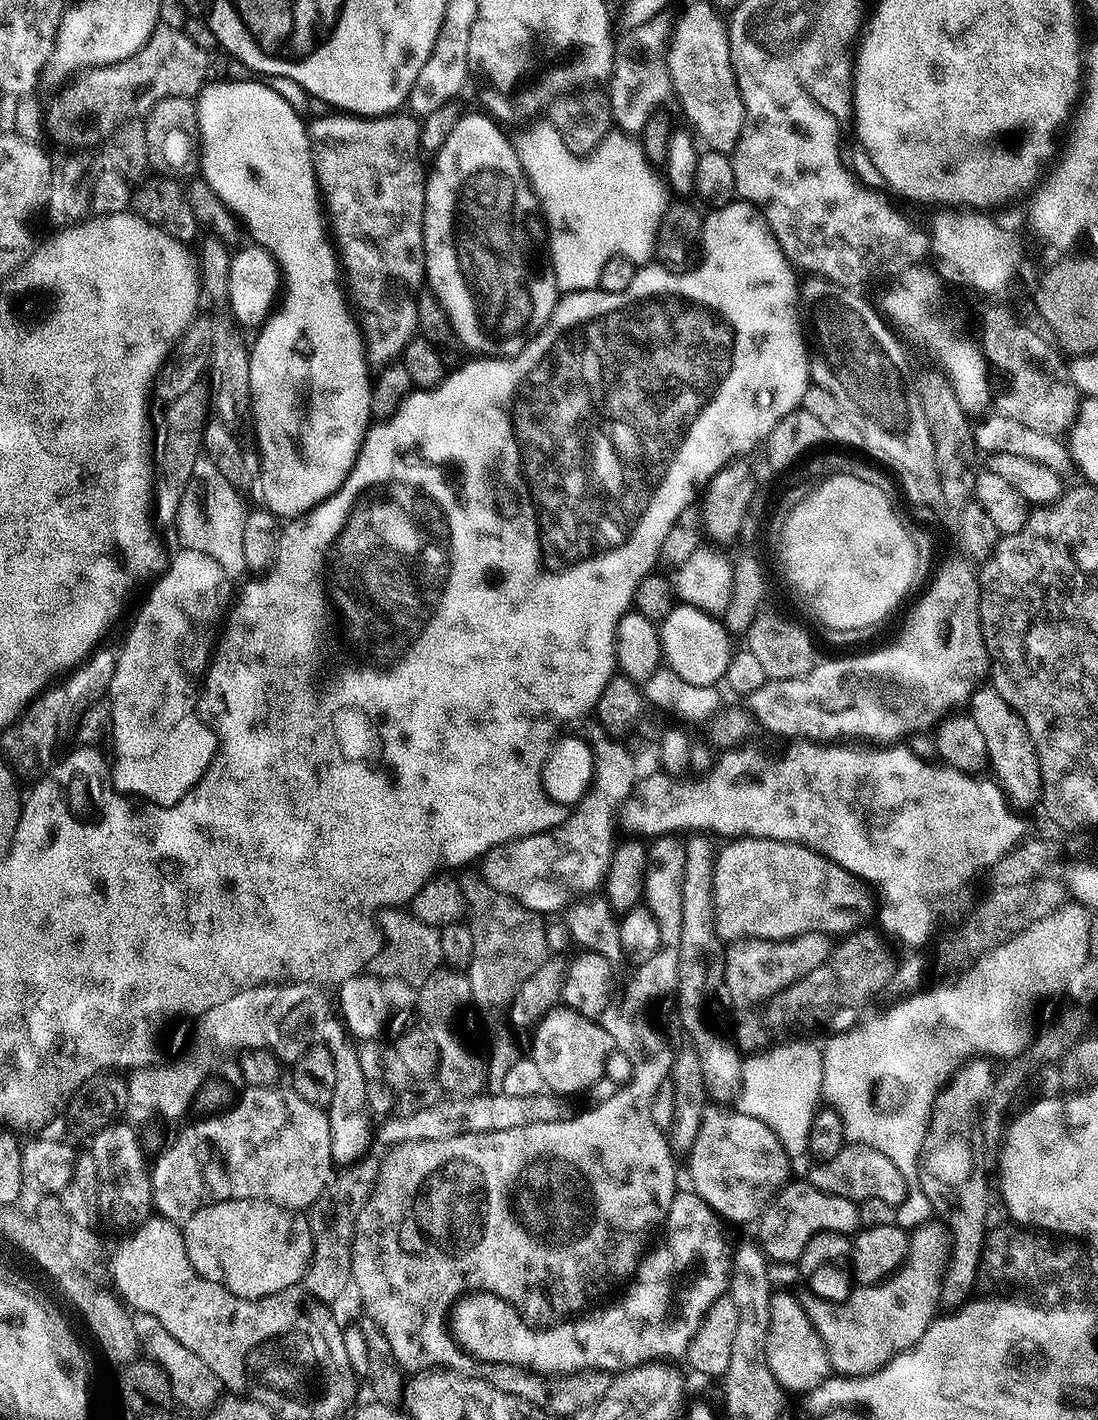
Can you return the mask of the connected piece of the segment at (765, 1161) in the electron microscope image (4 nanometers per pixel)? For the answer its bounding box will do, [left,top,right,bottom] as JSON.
[687,1107,790,1224]

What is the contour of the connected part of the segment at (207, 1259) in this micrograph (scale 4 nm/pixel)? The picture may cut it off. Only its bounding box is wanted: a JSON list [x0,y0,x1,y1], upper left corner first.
[182,1200,312,1300]

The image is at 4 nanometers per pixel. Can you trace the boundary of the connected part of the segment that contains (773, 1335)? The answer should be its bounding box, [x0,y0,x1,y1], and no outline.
[766,1291,830,1393]

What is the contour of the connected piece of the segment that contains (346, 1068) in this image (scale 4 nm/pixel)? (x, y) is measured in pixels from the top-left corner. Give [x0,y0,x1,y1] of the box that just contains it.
[326,1027,374,1166]

